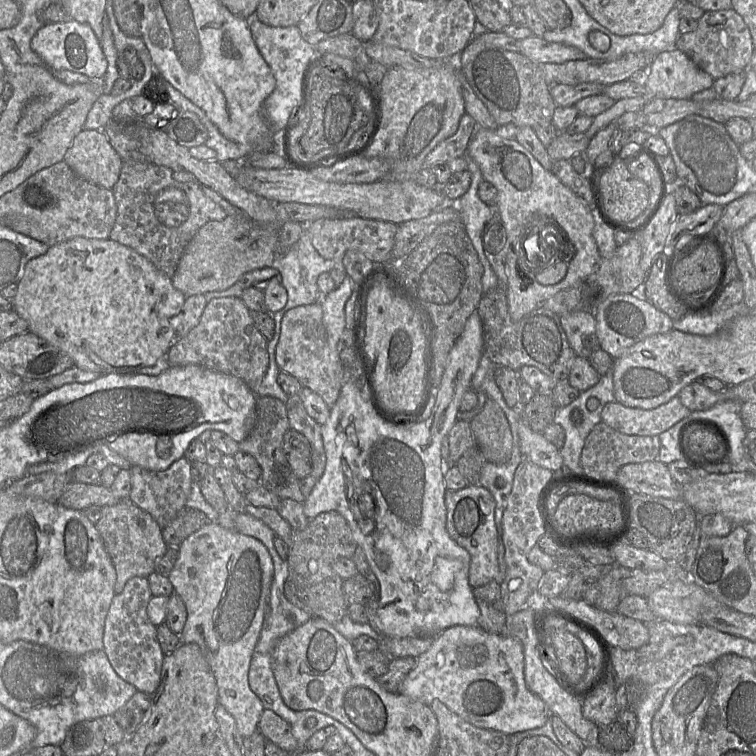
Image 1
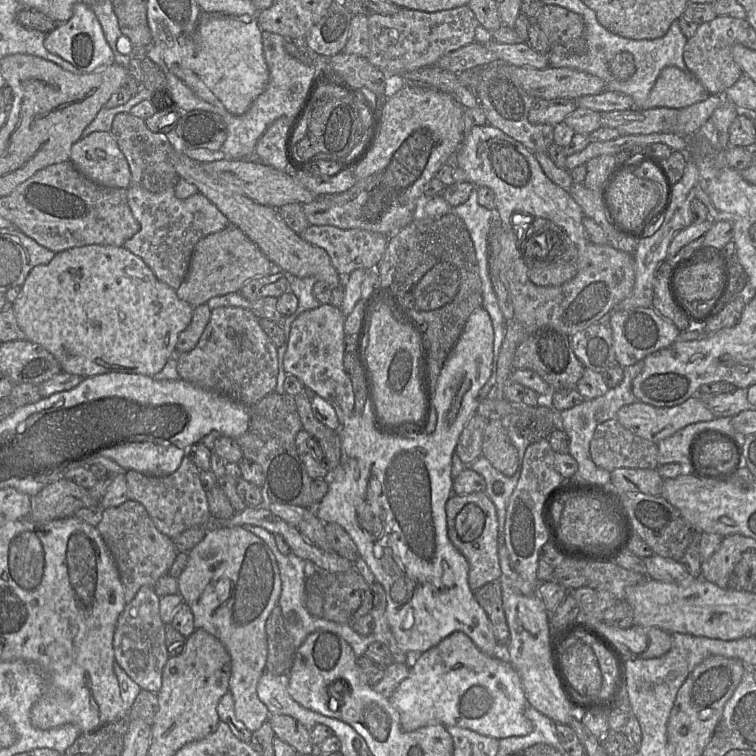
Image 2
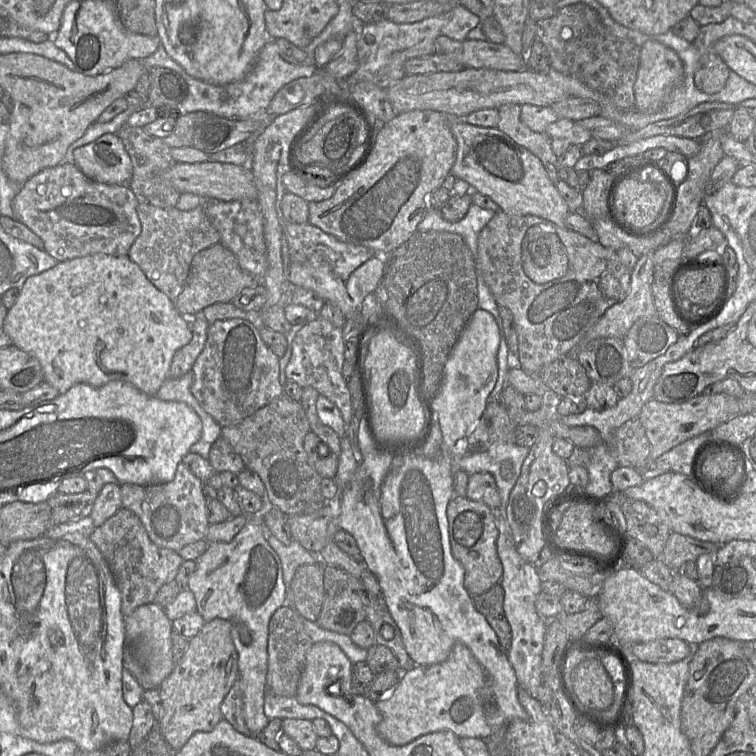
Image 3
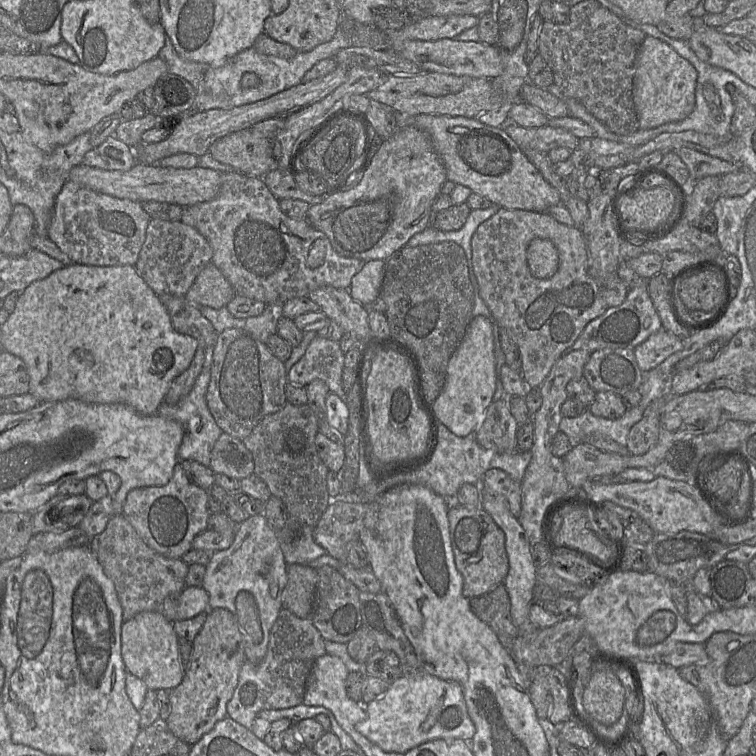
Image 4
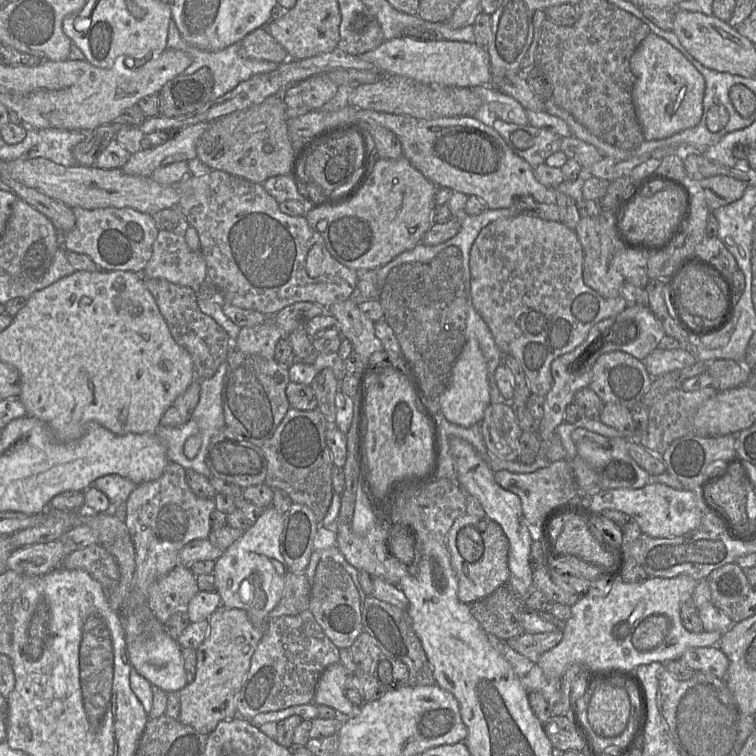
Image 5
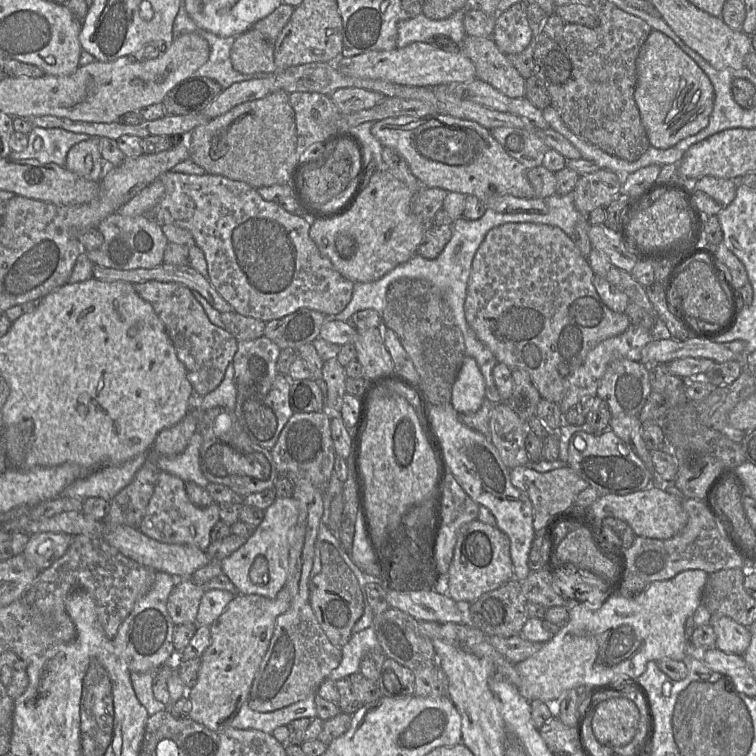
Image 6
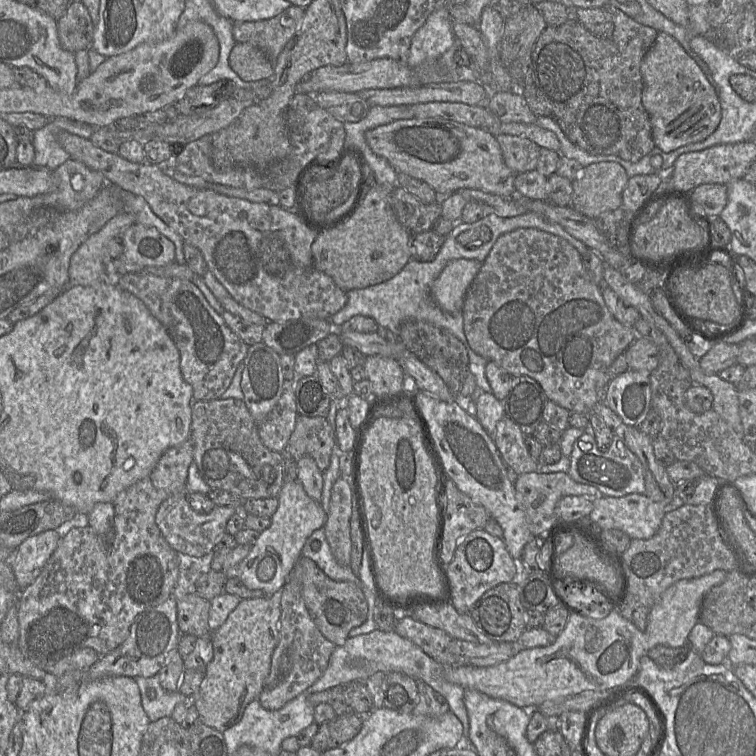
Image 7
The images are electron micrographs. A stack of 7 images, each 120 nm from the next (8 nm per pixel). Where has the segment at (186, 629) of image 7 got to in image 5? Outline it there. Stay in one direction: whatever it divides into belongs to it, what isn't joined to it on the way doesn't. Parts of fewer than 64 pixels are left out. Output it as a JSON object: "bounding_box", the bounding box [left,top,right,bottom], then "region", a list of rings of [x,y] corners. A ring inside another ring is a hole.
{"bounding_box":[148,564,198,624],"region":[[[179,564],[151,584],[148,605],[157,620],[165,624],[172,614],[185,611],[189,601],[198,592],[195,575],[189,567]]]}

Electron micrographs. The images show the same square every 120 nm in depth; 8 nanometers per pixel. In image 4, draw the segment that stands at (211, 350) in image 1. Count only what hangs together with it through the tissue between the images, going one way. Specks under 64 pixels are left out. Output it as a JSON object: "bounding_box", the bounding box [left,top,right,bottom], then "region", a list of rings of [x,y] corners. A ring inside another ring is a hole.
{"bounding_box":[206,328,288,441],"region":[[[228,328],[219,334],[212,352],[206,401],[217,425],[224,433],[241,441],[248,437],[265,416],[278,412],[287,403],[285,393],[287,383],[288,376],[284,362],[271,353],[266,343],[256,339],[245,328]]]}

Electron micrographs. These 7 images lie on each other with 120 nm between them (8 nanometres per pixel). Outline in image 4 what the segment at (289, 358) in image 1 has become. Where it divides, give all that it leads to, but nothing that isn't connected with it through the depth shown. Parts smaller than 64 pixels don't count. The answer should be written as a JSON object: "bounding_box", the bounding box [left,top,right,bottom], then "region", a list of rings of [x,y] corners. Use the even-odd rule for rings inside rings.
{"bounding_box":[288,336,346,403],"region":[[[316,336],[308,345],[304,355],[289,370],[288,382],[306,387],[315,379],[326,383],[330,393],[336,394],[346,403],[346,392],[342,387],[345,353],[339,341]]]}

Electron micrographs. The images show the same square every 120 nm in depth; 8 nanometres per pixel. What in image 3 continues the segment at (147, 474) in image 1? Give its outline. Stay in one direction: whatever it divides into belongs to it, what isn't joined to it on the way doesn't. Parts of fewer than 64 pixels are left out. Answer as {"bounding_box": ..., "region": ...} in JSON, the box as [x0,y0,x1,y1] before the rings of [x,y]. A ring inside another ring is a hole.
{"bounding_box":[121,461,210,551],"region":[[[181,461],[172,481],[163,484],[121,484],[122,507],[132,511],[142,522],[150,539],[159,547],[180,551],[184,546],[205,539],[210,526],[203,481]]]}

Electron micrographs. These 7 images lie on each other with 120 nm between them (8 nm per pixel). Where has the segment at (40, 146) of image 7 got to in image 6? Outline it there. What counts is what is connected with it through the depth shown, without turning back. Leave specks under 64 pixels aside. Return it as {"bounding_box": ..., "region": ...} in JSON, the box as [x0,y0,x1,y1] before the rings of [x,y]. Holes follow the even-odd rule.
{"bounding_box":[11,126,90,167],"region":[[[34,126],[28,135],[28,145],[21,152],[11,151],[11,159],[36,159],[42,163],[55,163],[65,167],[69,150],[76,144],[90,139],[83,133],[73,133],[60,128]],[[37,138],[43,140],[43,148],[36,151],[33,144]]]}

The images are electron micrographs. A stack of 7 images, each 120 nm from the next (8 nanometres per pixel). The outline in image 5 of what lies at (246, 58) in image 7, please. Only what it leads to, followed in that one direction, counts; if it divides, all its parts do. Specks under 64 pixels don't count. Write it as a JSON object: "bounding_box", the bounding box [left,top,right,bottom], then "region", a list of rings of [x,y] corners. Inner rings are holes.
{"bounding_box":[240,27,289,64],"region":[[[261,27],[247,34],[240,41],[241,55],[250,59],[281,64],[289,59],[287,51]]]}

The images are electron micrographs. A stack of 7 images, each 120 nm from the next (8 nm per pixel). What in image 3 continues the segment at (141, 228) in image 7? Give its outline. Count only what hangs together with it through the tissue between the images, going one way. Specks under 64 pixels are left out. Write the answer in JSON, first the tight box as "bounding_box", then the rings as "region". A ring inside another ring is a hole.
{"bounding_box":[12,162,141,262],"region":[[[62,162],[54,167],[46,168],[31,178],[29,178],[20,188],[12,202],[12,209],[15,218],[30,228],[37,234],[44,243],[45,251],[54,257],[58,262],[71,260],[74,258],[89,256],[97,253],[103,253],[113,256],[128,255],[131,245],[141,233],[141,222],[137,214],[137,206],[139,202],[133,191],[128,185],[109,185],[94,181],[88,178],[74,163]]]}

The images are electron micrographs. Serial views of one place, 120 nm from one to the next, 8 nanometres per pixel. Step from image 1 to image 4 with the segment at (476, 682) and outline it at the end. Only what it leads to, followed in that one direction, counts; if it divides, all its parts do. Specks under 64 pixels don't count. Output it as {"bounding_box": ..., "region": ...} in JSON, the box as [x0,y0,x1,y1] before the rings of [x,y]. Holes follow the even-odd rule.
{"bounding_box":[355,673,476,753],"region":[[[429,673],[414,677],[403,675],[389,684],[382,696],[366,704],[367,718],[355,728],[385,752],[405,753],[435,739],[462,739],[471,744],[476,732],[462,686]]]}

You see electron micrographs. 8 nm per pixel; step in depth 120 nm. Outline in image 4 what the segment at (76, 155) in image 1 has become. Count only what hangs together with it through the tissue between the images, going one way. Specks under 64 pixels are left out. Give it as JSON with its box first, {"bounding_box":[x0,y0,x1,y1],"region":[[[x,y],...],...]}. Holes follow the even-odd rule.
{"bounding_box":[82,135,136,171],"region":[[[111,135],[98,147],[86,152],[82,164],[103,170],[127,171],[136,165],[135,152]]]}

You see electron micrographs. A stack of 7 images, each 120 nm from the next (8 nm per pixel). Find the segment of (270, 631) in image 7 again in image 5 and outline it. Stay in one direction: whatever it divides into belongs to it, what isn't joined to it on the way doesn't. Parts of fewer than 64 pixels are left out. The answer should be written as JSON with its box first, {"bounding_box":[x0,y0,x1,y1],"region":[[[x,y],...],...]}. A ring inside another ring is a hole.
{"bounding_box":[179,572,310,735],"region":[[[288,572],[283,595],[277,606],[268,614],[268,622],[285,615],[298,615],[309,608],[310,583],[305,575]],[[220,606],[209,616],[207,635],[196,649],[195,678],[179,691],[181,723],[209,735],[220,721],[236,718],[236,699],[265,630],[255,627],[245,610]]]}

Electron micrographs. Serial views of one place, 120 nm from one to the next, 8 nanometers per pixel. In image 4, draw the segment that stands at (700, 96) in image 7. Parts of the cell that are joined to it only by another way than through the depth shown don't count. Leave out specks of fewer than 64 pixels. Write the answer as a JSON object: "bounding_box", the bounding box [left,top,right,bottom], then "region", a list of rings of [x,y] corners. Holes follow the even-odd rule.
{"bounding_box":[632,36,697,129],"region":[[[645,36],[635,61],[632,100],[639,129],[656,128],[677,122],[691,114],[695,107],[697,71],[665,42]]]}

